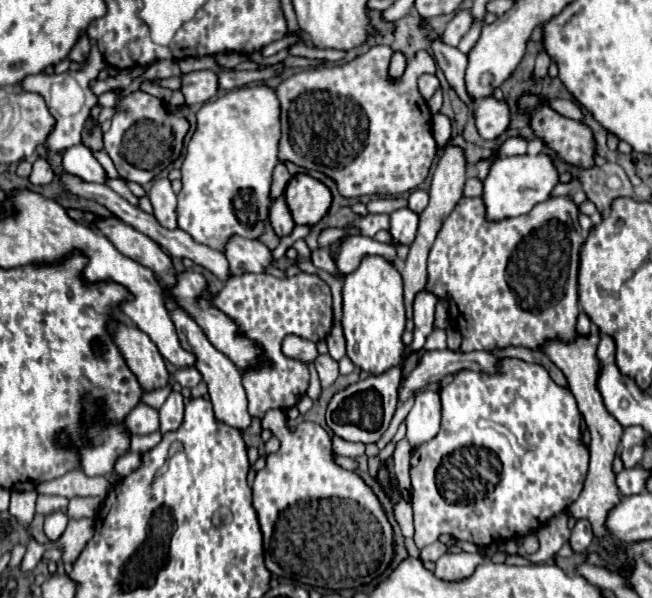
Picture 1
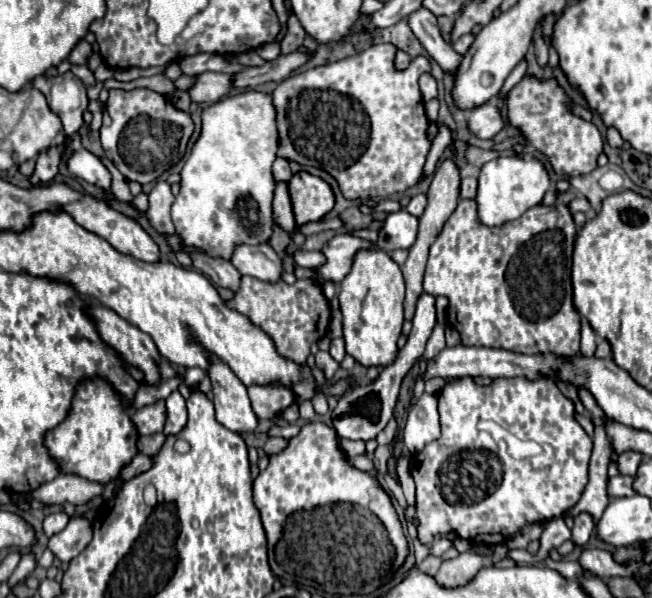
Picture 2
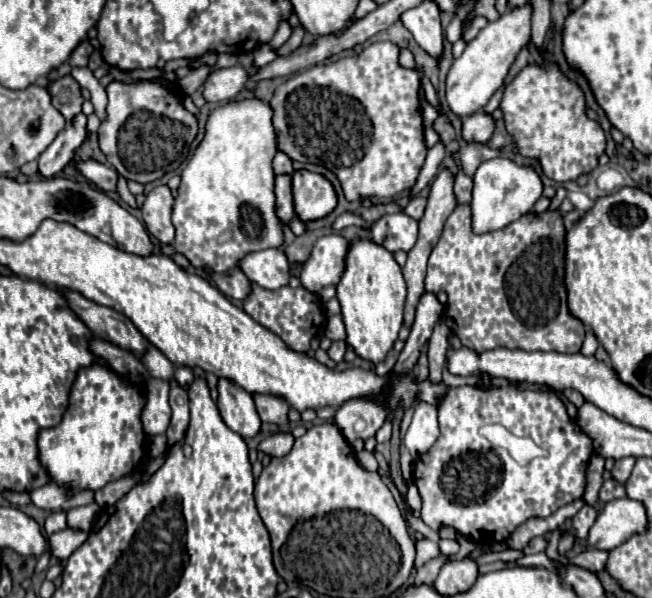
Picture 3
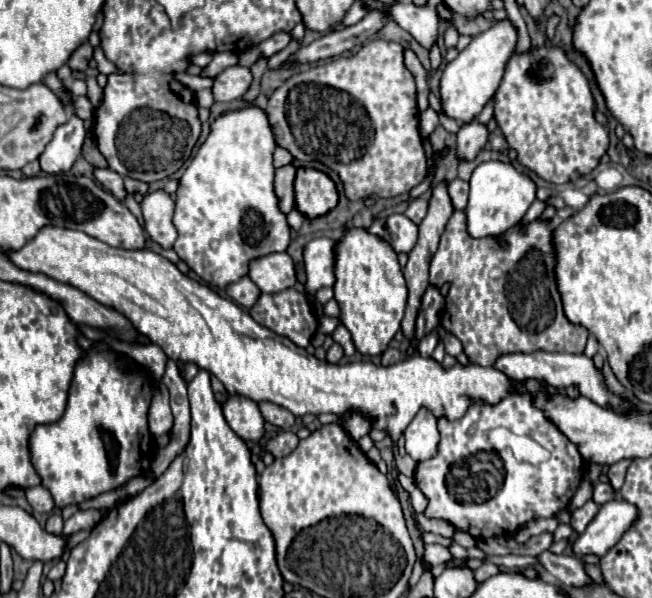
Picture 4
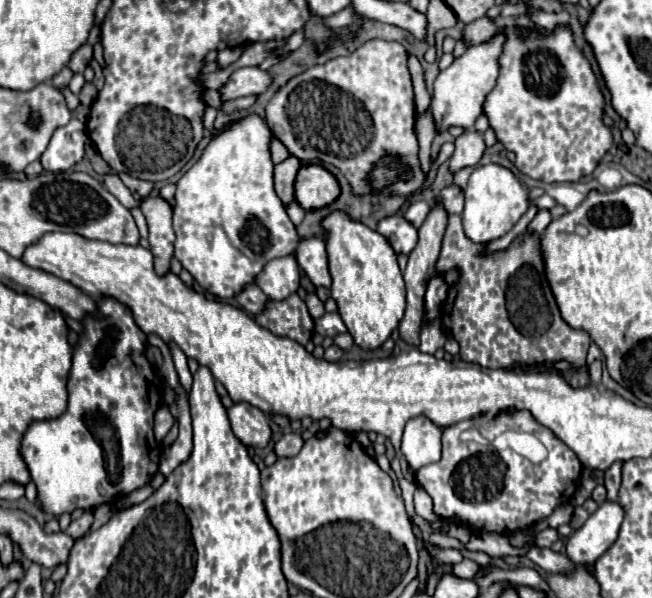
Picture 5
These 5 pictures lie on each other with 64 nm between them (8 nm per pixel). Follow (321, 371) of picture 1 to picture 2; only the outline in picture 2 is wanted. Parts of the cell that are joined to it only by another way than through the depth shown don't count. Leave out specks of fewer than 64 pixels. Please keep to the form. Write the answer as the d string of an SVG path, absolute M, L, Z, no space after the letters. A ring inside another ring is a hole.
M318 350L316 352L316 366L328 376L328 378L332 378L334 376L334 372L338 370L338 362L336 360L332 360L332 356L328 354L328 352L322 352L322 350Z

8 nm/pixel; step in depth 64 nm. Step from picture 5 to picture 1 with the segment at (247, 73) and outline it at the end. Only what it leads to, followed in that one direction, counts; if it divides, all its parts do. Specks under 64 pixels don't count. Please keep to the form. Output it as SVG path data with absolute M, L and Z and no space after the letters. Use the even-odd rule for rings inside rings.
M200 70L182 76L182 92L186 96L186 104L204 104L218 94L218 74L210 70Z

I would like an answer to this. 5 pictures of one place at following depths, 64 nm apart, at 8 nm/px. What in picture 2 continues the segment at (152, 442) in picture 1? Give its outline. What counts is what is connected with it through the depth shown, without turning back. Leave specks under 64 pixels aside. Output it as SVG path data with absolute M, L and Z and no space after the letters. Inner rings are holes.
M152 434L152 436L140 436L138 438L138 450L142 454L148 454L148 456L156 456L156 452L162 448L166 436L164 434Z

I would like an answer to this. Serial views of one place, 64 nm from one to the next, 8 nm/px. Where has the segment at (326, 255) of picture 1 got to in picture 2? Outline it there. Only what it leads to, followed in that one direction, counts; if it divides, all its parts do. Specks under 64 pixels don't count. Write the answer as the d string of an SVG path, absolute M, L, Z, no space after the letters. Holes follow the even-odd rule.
M296 251L294 254L294 260L296 260L296 264L305 268L317 268L321 266L325 262L324 255L320 251Z

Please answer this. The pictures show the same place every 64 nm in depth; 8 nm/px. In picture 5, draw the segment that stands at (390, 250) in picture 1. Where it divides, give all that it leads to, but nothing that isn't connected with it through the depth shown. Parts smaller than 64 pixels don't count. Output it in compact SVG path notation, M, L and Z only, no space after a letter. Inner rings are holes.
M306 238L296 248L296 262L312 280L314 286L330 288L330 272L328 272L328 256L326 244L322 238Z

